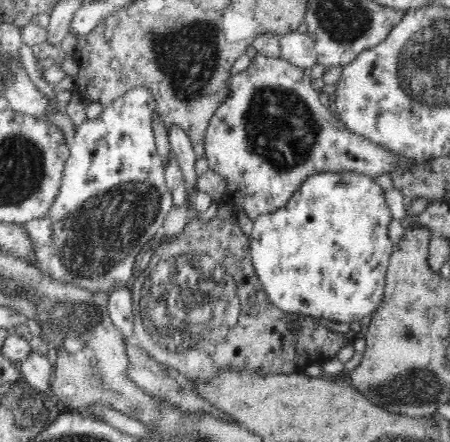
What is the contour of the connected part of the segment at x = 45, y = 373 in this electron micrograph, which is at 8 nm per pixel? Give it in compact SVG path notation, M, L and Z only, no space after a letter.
M33 348L31 354L17 365L22 379L30 387L40 392L50 389L54 372L52 372L52 364L47 355L42 355Z

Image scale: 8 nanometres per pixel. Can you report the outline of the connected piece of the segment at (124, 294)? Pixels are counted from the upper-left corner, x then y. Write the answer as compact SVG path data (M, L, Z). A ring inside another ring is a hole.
M114 288L108 297L109 318L124 338L133 338L134 312L133 296L126 288Z

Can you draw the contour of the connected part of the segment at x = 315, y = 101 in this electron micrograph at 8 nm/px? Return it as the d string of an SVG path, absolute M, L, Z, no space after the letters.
M257 54L251 65L228 83L227 96L212 115L202 145L209 168L227 182L227 189L220 203L234 209L234 216L238 207L242 207L252 220L259 214L278 210L311 174L348 171L375 177L394 171L396 158L407 158L348 130L332 108L322 106L320 93L312 88L310 80L309 72L281 56Z

